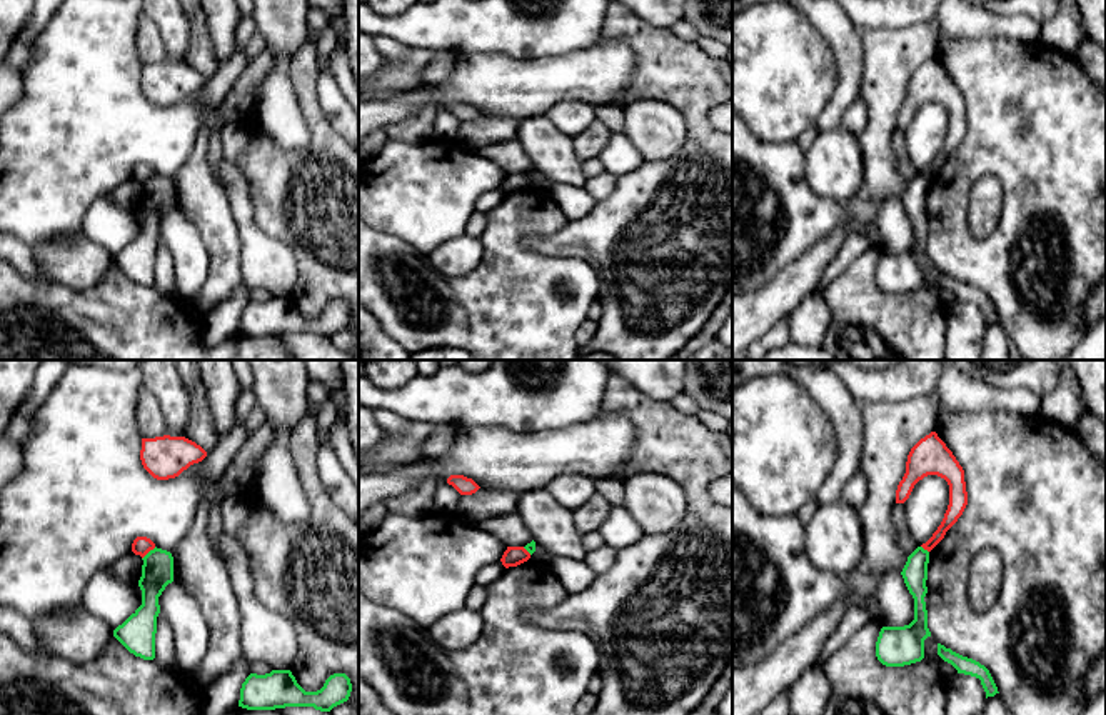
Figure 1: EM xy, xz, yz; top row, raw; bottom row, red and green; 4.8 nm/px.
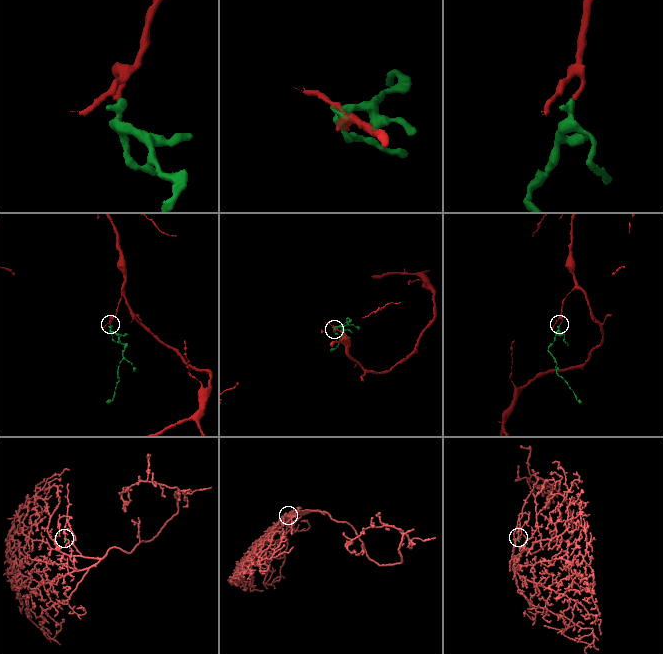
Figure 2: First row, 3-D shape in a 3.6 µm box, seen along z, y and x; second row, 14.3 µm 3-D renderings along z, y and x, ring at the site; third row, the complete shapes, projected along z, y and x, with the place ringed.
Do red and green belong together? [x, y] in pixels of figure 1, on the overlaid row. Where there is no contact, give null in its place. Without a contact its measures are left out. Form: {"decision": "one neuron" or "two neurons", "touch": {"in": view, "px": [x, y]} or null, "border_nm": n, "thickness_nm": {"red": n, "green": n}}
{"decision": "two neurons", "touch": {"in": "xy", "px": [149, 550]}, "border_nm": 90, "thickness_nm": {"red": 90, "green": 160}}

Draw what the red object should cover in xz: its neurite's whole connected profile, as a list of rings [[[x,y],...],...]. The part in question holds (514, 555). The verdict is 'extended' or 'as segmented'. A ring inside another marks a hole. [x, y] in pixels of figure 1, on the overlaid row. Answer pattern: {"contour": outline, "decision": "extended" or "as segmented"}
{"contour": [[[507,547],[500,562],[505,568],[517,567],[530,558],[530,553],[524,547]]], "decision": "as segmented"}

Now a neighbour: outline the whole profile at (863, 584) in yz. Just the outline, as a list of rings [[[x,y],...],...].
[[[864,567],[851,572],[846,577],[846,583],[856,597],[861,597],[864,600],[876,598],[877,580]]]

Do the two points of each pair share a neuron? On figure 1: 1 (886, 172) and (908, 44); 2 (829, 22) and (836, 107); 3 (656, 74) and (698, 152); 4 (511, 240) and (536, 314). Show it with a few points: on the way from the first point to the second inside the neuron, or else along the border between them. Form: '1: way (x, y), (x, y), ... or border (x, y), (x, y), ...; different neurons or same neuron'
1: way (881, 140), (884, 75); same neuron
2: way (846, 44), (846, 85); same neuron
3: way (676, 92), (696, 112), (698, 132); same neuron
4: way (511, 259), (511, 280), (517, 295); same neuron

